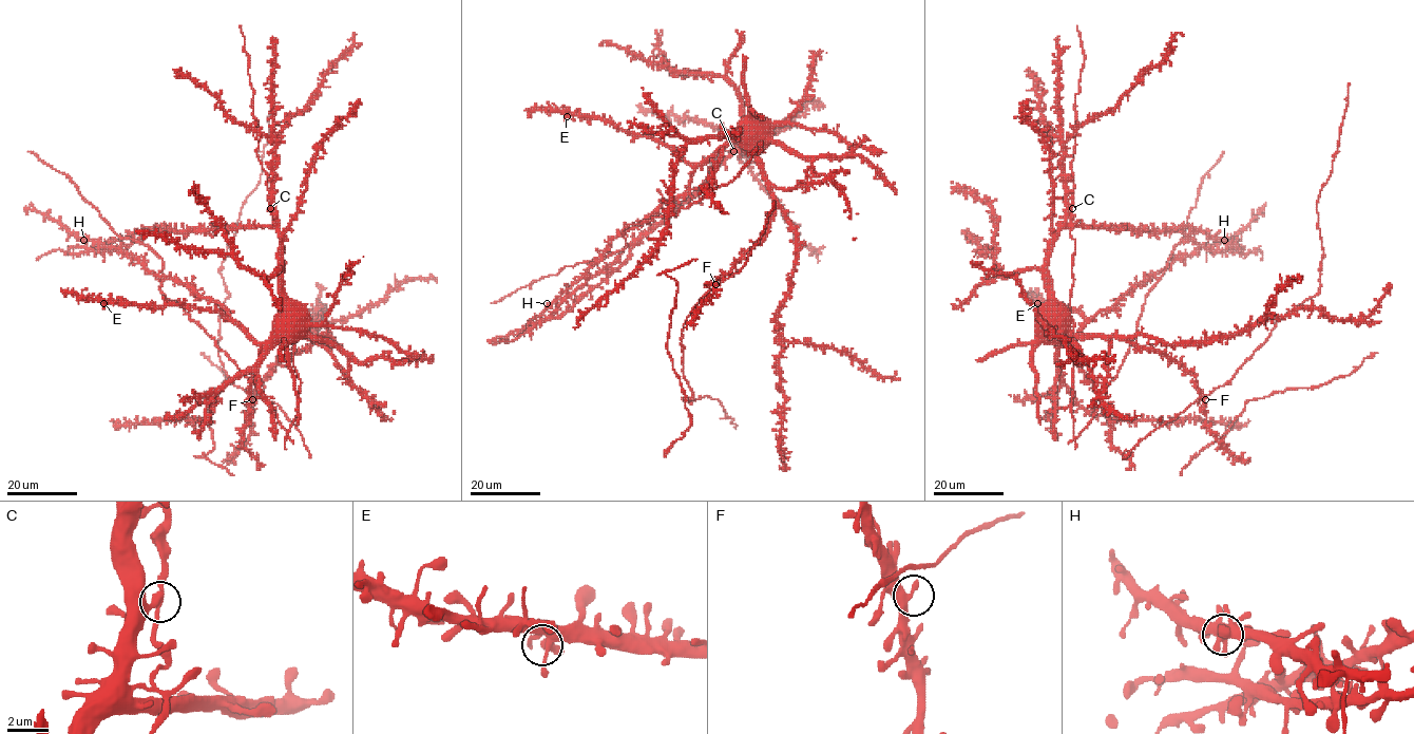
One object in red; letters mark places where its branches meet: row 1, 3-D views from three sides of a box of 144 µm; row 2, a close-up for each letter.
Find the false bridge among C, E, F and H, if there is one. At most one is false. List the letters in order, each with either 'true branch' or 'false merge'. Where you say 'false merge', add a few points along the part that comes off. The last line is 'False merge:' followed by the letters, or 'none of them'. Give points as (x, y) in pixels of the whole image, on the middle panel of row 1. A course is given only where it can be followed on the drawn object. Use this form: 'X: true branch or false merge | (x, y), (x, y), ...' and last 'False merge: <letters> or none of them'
C: true branch
E: true branch
F: true branch
H: true branch
False merge: none of them

